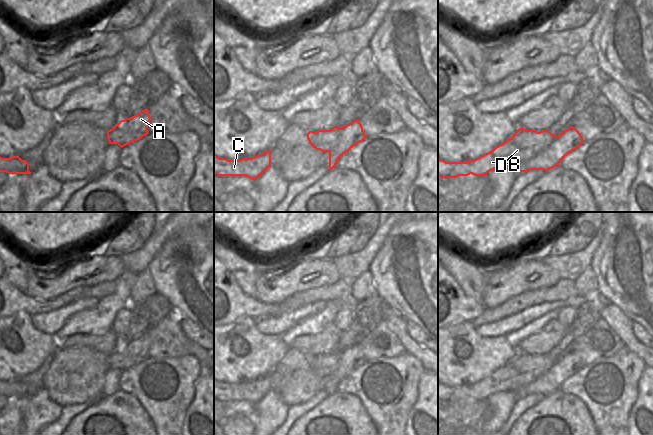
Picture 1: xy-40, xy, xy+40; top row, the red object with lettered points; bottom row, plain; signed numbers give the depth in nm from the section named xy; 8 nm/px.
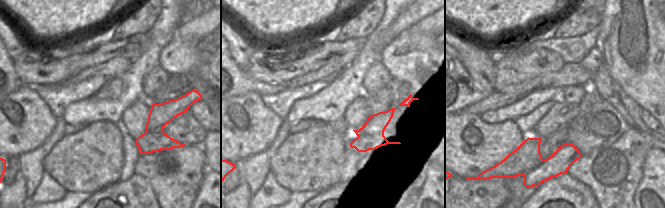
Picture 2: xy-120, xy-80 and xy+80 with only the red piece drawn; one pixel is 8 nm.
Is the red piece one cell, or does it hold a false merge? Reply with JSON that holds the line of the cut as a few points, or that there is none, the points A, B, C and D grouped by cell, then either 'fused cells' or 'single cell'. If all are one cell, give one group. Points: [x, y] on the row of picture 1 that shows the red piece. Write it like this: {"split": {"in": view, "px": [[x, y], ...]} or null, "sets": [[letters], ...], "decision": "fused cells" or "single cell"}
{"split": {"in": "xy+40", "px": [[557, 136], [545, 149], [516, 167]]}, "sets": [["A"], ["B", "C", "D"]], "decision": "fused cells"}

